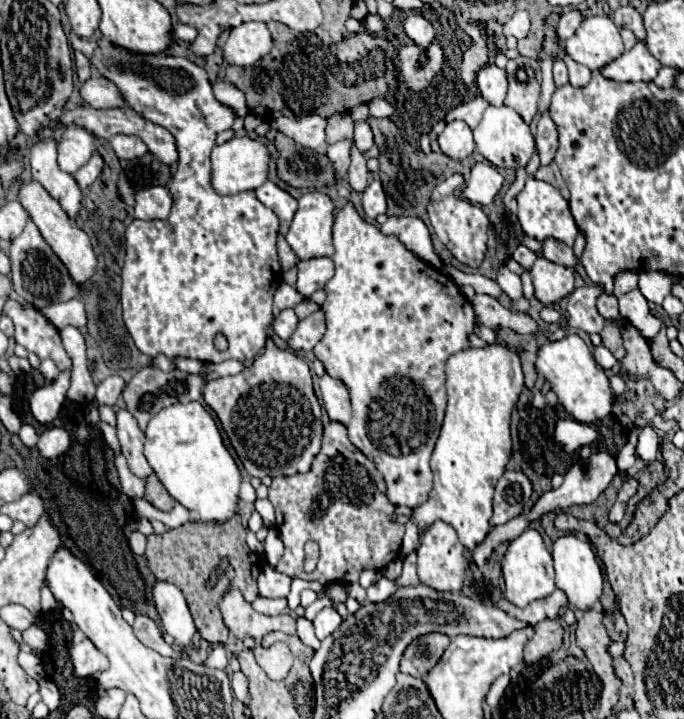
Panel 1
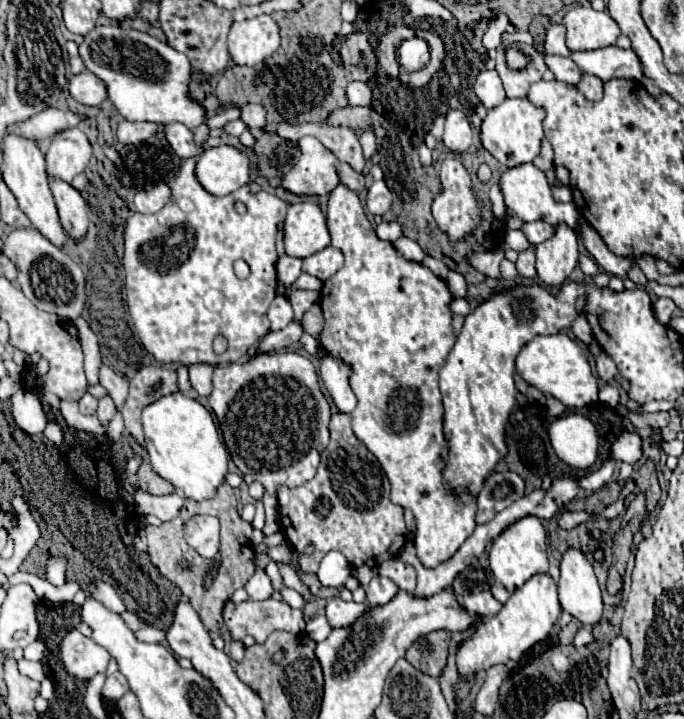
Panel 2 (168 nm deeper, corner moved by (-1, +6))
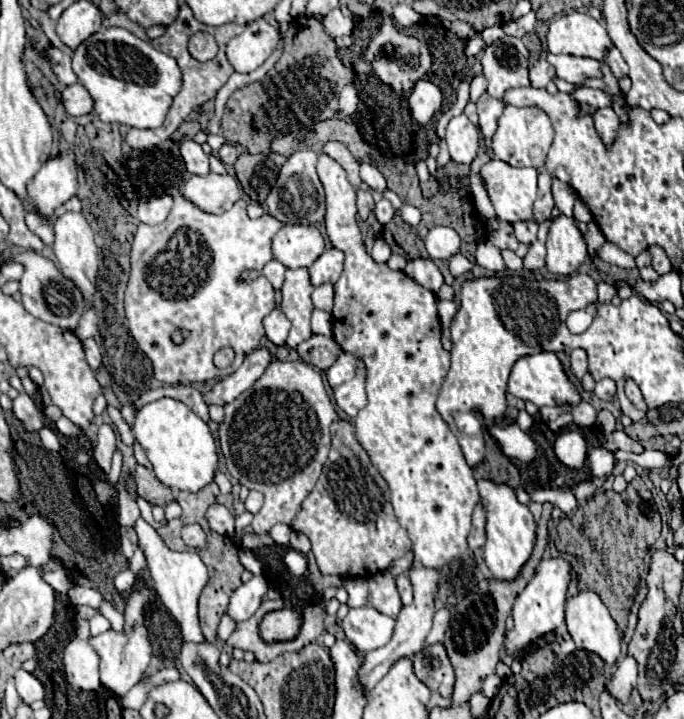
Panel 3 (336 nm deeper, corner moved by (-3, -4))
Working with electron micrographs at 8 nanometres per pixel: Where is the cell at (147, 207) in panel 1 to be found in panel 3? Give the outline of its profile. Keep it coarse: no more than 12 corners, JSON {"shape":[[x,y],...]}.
{"shape":[[171,196],[139,204],[143,224],[161,224],[171,210]]}

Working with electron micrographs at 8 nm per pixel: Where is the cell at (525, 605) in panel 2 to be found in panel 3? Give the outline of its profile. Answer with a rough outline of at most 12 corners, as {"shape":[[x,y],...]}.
{"shape":[[543,558],[513,604],[505,656],[565,622],[569,564]]}

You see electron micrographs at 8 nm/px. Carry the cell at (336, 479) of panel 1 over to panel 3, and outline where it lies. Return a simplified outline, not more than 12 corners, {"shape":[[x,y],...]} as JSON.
{"shape":[[345,420],[291,528],[321,574],[371,578],[411,540]]}

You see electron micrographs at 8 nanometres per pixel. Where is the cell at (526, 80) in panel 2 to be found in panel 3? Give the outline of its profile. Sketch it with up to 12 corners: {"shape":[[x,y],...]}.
{"shape":[[505,36],[481,56],[487,92],[529,86],[529,52]]}

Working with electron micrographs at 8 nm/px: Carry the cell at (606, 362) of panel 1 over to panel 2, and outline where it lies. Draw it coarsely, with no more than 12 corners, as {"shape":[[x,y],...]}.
{"shape":[[605,352],[597,358],[597,376],[611,382],[617,366]]}

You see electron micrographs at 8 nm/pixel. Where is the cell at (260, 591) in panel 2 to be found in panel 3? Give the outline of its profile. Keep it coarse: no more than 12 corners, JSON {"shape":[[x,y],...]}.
{"shape":[[253,576],[237,588],[227,614],[237,622],[251,618],[263,598],[267,584]]}

